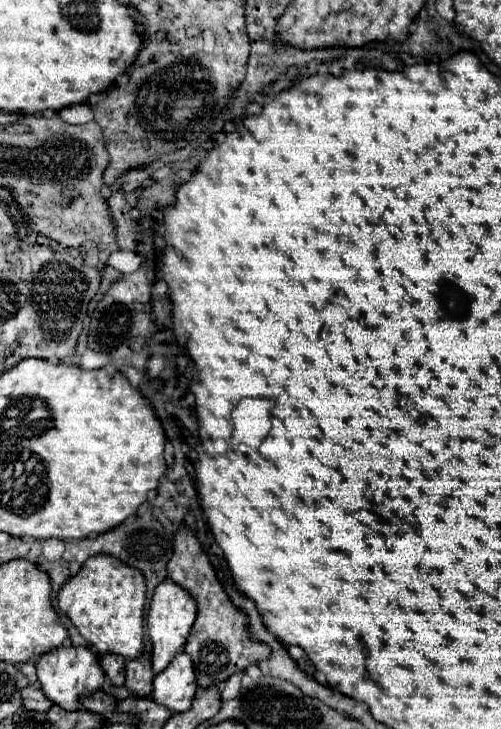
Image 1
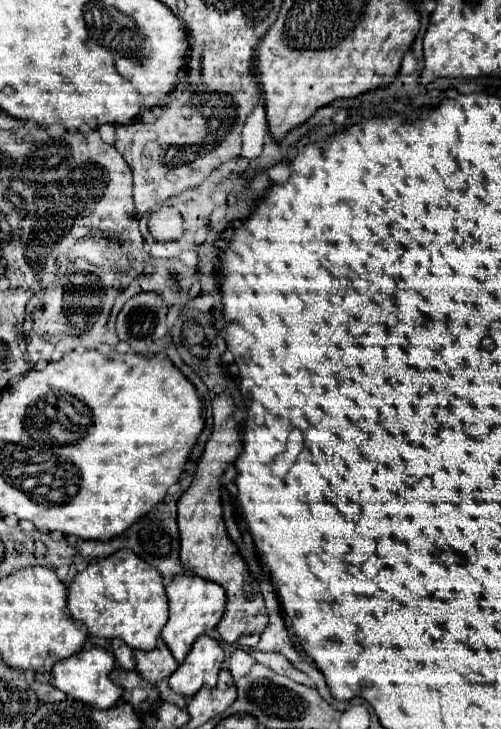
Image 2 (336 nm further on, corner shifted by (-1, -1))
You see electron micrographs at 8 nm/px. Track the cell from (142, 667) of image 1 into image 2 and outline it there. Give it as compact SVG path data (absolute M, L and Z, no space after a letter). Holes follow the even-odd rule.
M158 638L156 648L150 652L134 650L134 658L136 658L136 668L142 674L142 678L146 678L152 684L170 676L178 668L178 662L174 660L172 652L168 650L162 638Z

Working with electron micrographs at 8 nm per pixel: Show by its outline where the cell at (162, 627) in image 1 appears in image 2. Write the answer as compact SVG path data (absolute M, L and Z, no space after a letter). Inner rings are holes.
M194 574L174 576L166 586L166 592L168 592L168 604L170 604L170 618L162 628L162 638L166 646L170 646L170 652L174 654L174 658L182 662L190 652L192 644L196 642L196 638L206 632L212 632L218 626L226 606L226 592L220 584L204 580Z

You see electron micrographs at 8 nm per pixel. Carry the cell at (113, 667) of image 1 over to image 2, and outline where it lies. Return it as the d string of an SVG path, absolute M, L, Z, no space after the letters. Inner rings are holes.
M112 640L112 652L116 656L116 662L122 670L132 670L136 666L134 662L134 656L132 656L132 650L122 642L122 640Z

